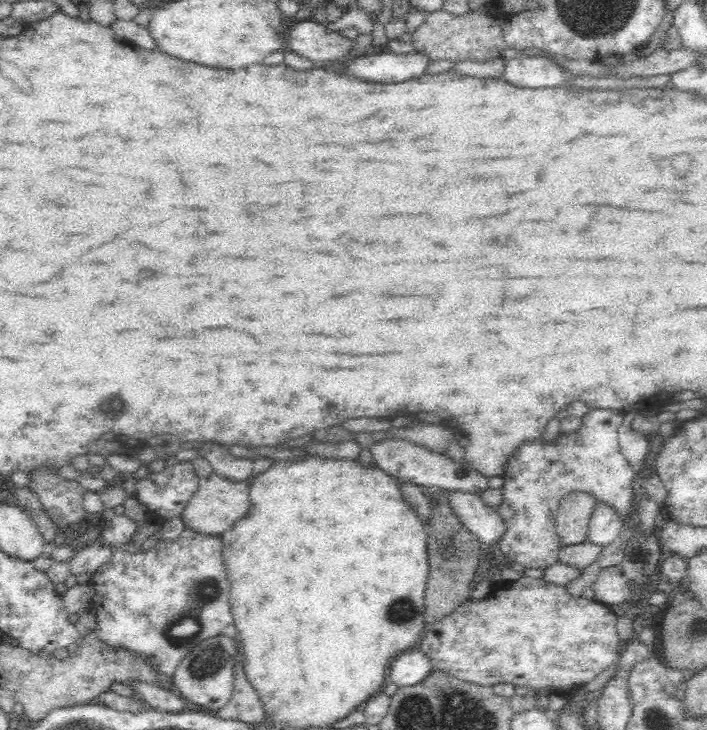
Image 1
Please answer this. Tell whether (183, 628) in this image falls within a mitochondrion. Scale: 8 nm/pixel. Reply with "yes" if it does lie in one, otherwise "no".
yes

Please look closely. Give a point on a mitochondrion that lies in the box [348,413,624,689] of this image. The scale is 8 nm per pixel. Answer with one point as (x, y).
(400, 610)

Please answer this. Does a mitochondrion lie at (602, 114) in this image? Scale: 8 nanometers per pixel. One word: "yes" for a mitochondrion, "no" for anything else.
no

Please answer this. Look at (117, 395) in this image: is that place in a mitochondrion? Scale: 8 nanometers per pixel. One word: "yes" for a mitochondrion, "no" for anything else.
yes

